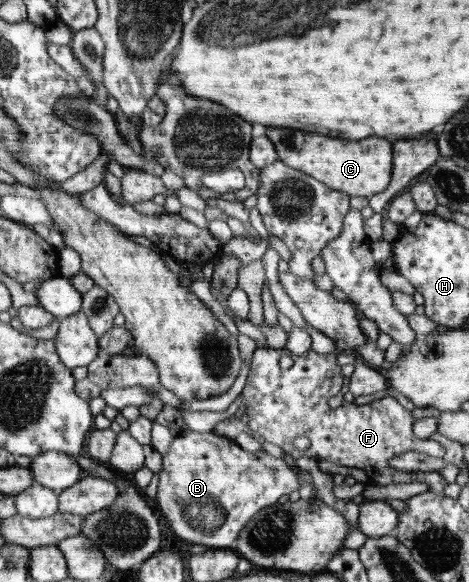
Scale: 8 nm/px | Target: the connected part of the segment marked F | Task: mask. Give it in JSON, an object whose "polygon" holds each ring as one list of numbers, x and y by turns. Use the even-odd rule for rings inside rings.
{"polygon":[[257,348,247,384,239,395,245,399,248,408,248,429,291,454,294,460,299,457,317,458,339,466,358,468,367,473,372,484,387,486,420,482,425,490,443,491,448,483,439,471,405,472,391,468,389,460,405,452,422,452,433,457,444,457,446,453,437,442,429,438,420,440,413,435,416,419,395,398,388,397,362,406,346,402,339,408,329,406,329,399,343,390,344,375,336,358,337,352,321,355,311,349,305,354,291,354,285,348],[284,354,293,360,289,370,283,370,279,365],[296,438,308,438,311,446,305,450,295,448,293,442]]}

